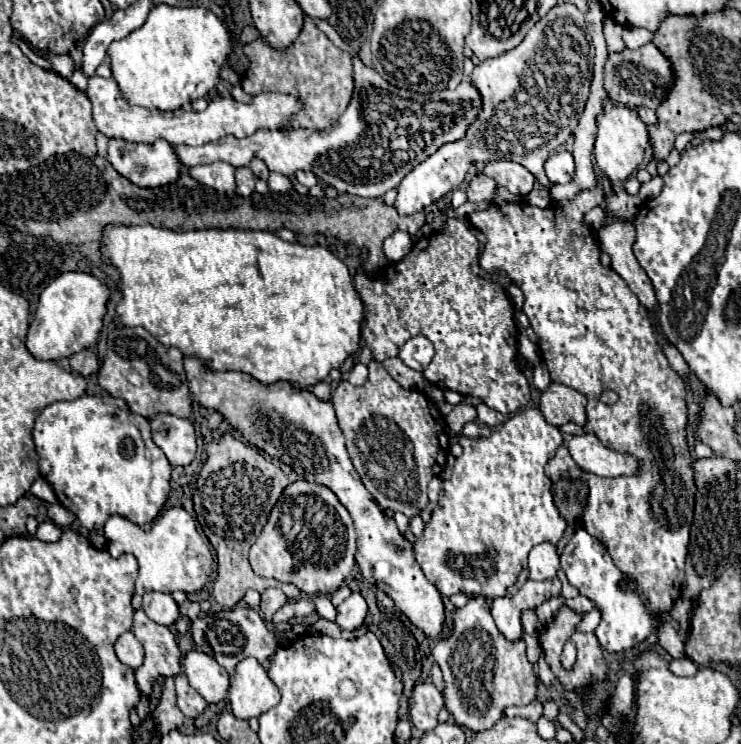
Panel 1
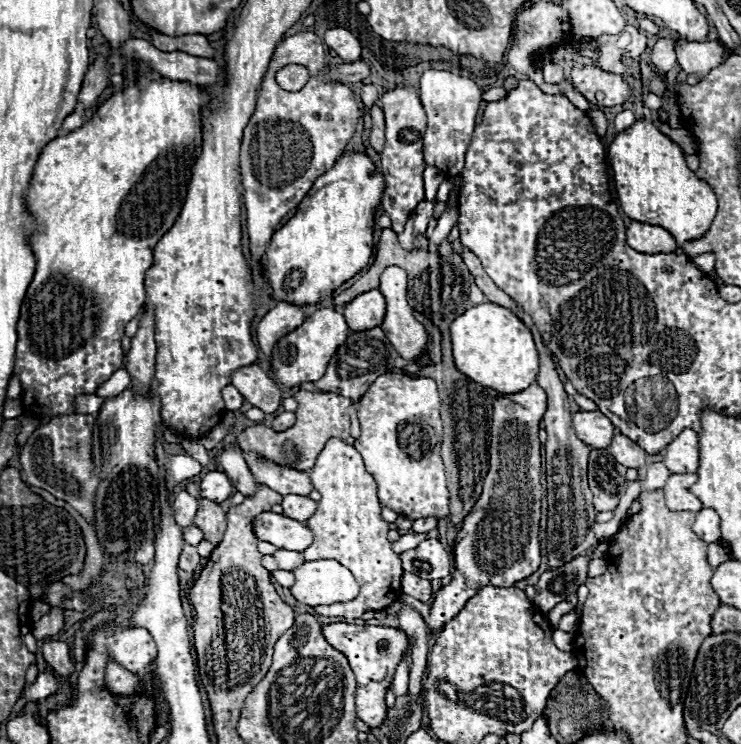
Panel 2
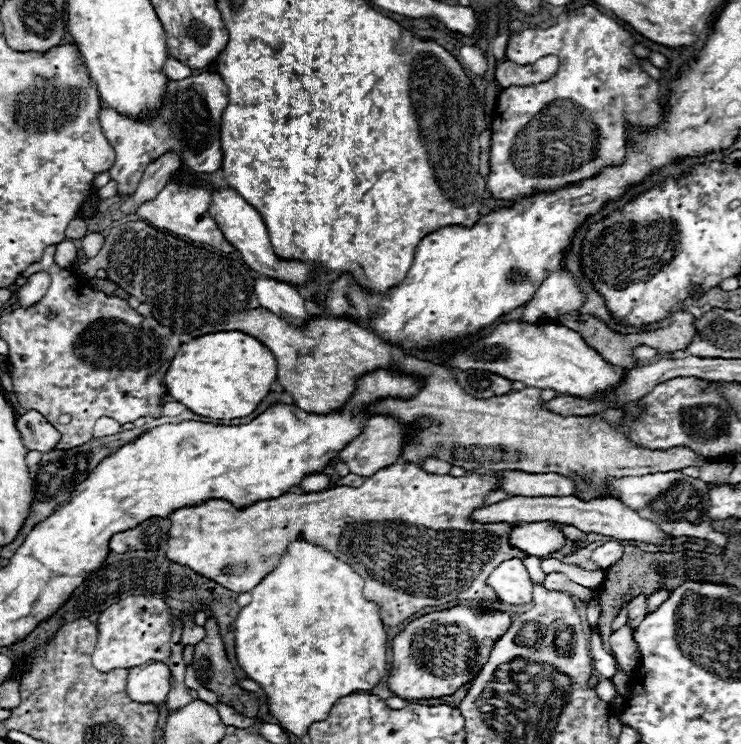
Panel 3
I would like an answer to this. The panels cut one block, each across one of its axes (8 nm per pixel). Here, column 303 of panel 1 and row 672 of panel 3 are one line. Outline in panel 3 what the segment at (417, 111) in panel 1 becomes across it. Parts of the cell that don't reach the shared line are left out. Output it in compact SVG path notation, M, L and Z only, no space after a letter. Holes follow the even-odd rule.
M146 662L128 670L128 696L138 704L154 704L162 710L170 692L170 670L164 662Z

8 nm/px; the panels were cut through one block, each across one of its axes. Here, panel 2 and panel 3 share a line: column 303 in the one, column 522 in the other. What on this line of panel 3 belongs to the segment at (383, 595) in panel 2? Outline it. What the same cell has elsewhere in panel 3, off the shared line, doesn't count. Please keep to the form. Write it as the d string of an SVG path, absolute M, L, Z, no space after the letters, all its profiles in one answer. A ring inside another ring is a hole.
M394 464L390 468L382 468L378 470L376 474L372 474L370 478L366 478L366 482L358 488L352 488L352 486L338 486L338 488L328 488L328 490L322 490L322 492L310 492L310 494L296 494L296 492L286 492L278 498L270 498L270 500L258 500L246 508L236 508L232 506L230 502L226 500L206 500L198 506L182 506L178 510L174 510L168 520L172 522L170 526L170 540L168 540L168 550L166 550L166 556L170 560L178 560L178 564L186 564L190 568L194 568L194 572L222 584L224 588L230 588L232 592L250 592L254 586L258 586L280 562L280 558L288 552L288 546L294 542L294 540L304 540L304 542L310 542L310 544L316 544L324 550L328 550L334 558L346 562L352 566L354 572L358 572L366 586L364 586L364 596L366 600L372 600L378 604L380 608L380 616L382 616L382 622L384 624L390 624L390 626L398 626L402 624L406 618L412 618L414 612L418 612L420 608L424 606L438 606L438 604L446 604L446 602L452 602L452 600L478 600L478 602L498 602L498 596L494 594L494 590L490 586L486 586L486 576L502 562L502 560L508 560L508 558L522 558L526 556L526 552L520 552L520 550L514 550L508 546L508 532L510 532L510 526L512 524L476 524L476 522L470 522L468 516L474 508L478 506L484 506L484 496L492 490L496 490L496 484L498 484L498 478L494 474L490 476L478 476L478 474L470 474L470 476L460 476L460 478L454 478L450 474L446 476L436 476L436 474L426 474L420 466L416 464Z

